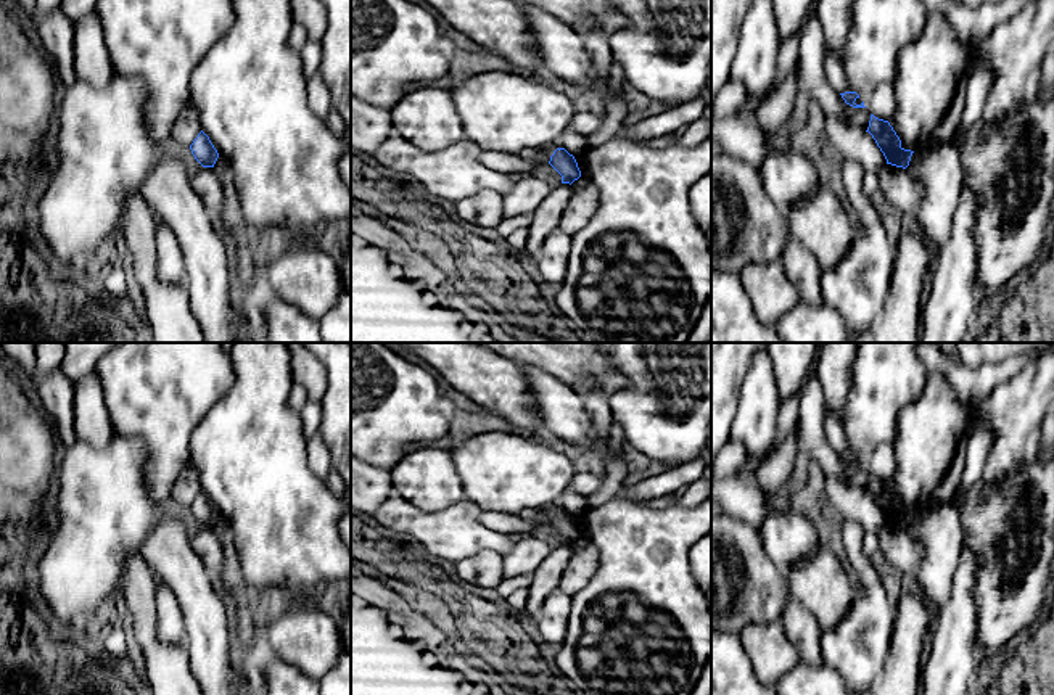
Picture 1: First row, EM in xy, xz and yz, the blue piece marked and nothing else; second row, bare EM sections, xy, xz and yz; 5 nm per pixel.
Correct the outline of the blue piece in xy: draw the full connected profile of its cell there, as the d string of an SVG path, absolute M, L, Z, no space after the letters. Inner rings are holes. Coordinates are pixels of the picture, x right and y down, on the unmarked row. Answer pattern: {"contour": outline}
{"contour": "M201 491L190 505L191 515L203 528L214 528L219 513L211 504L209 497Z"}

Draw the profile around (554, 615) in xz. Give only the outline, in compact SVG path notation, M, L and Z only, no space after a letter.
M560 587L546 598L534 616L544 642L560 645L565 640L571 608L573 597Z

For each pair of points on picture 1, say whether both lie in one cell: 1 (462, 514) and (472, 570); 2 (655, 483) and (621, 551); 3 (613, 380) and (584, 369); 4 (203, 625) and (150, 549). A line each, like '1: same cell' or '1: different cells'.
1: different cells
2: different cells
3: same cell
4: same cell

